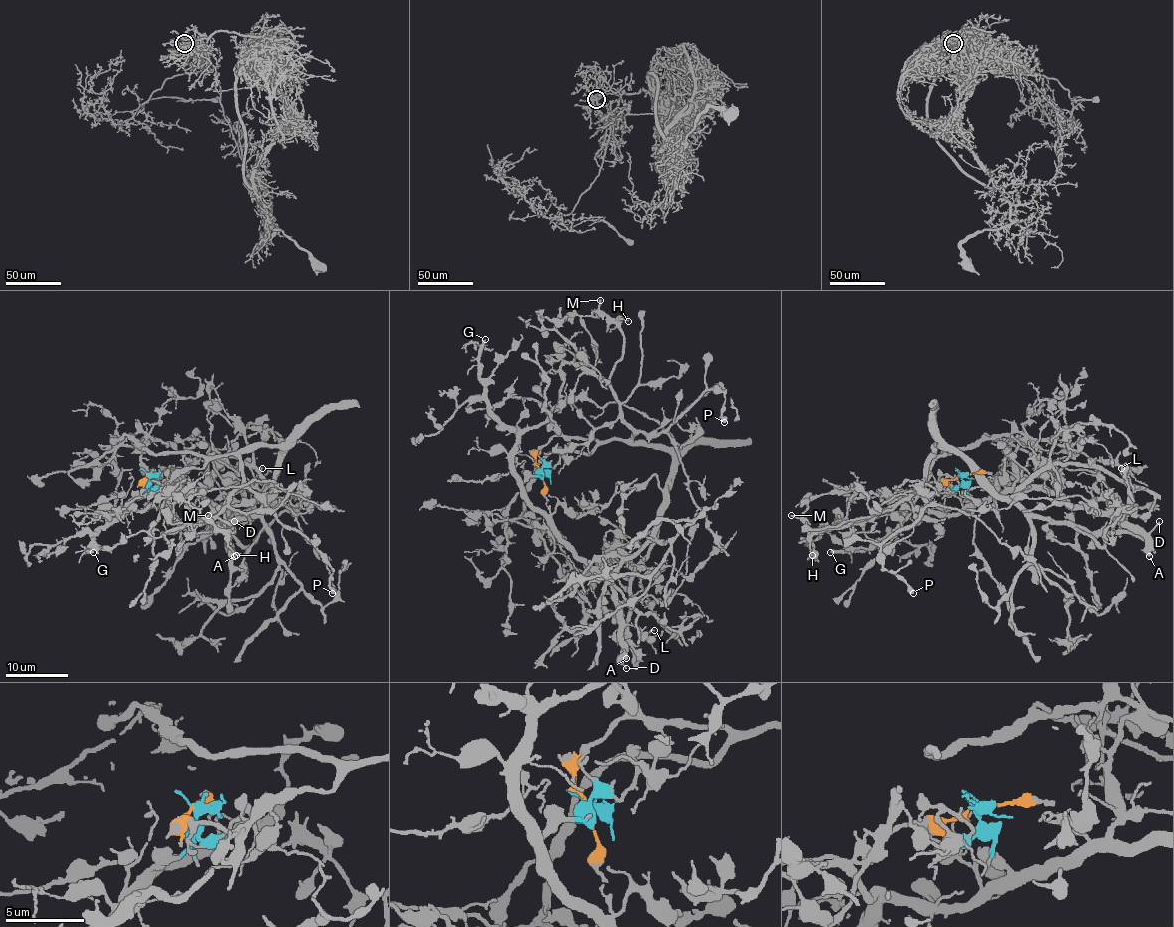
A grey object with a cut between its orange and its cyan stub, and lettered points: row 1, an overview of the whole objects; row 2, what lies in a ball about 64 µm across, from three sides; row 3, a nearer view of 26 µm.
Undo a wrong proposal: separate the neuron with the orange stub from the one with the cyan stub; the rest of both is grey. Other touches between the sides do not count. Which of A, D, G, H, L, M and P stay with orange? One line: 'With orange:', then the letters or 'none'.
With orange: H, M, P

